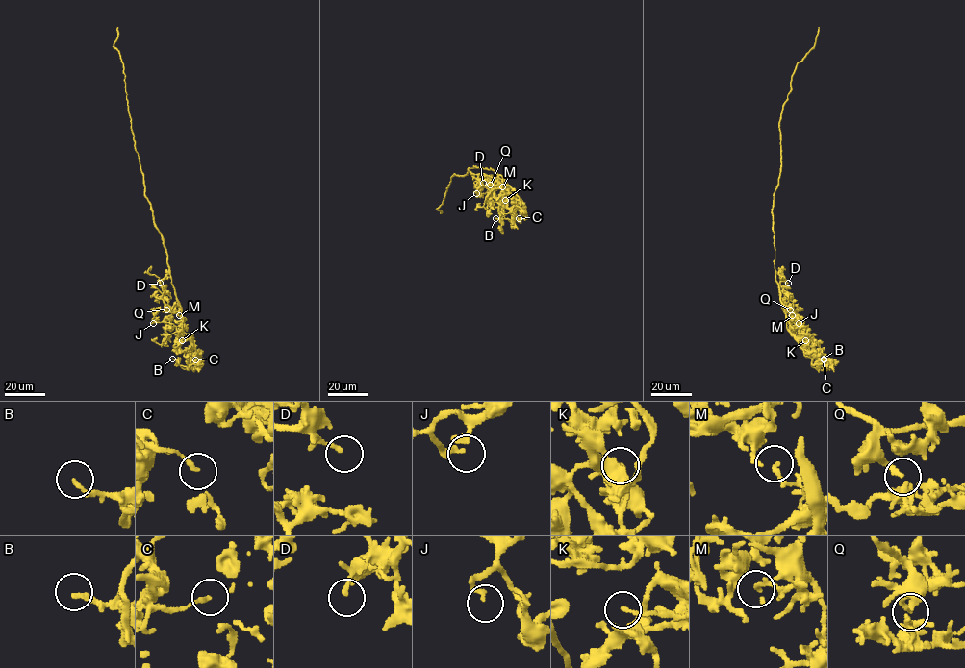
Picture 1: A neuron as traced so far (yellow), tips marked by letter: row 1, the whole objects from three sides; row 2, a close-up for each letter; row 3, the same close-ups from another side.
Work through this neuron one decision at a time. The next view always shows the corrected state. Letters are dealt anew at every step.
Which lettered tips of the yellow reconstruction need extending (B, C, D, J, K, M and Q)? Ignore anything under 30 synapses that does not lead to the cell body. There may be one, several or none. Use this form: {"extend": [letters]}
{"extend": ["J"]}

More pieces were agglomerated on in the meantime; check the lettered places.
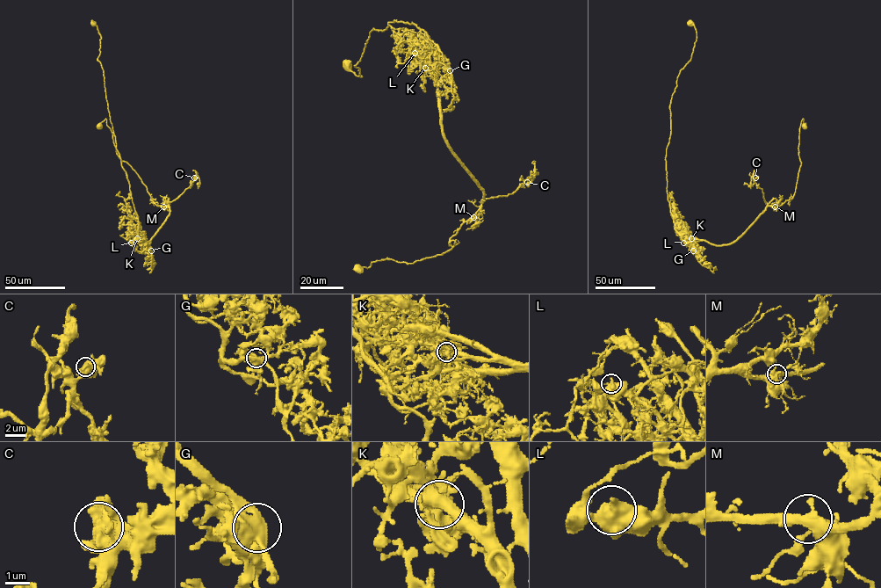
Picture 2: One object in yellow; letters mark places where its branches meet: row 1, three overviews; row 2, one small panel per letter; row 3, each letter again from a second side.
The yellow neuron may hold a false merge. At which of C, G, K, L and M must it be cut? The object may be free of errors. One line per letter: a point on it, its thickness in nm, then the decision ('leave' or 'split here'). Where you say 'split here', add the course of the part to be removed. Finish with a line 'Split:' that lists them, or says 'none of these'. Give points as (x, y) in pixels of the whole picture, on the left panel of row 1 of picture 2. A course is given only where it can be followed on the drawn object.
C: at (194, 177); 500 nm thick; leave
G: at (151, 250); 480 nm thick; leave
K: at (137, 238); 440 nm thick; split here; foreign part runs (137, 238), (146, 245), (169, 207), (150, 200), (138, 174), (119, 156), (106, 119), (97, 128)
L: at (131, 243); 440 nm thick; leave
M: at (163, 206); 360 nm thick; leave
Split: K

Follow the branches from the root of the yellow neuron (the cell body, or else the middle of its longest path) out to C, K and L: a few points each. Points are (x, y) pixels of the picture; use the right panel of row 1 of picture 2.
C: (690, 23), (695, 46), (669, 106), (666, 162), (673, 221), (687, 235), (732, 243), (767, 204), (755, 177)
K: (690, 23), (696, 39), (690, 60), (681, 70), (672, 96), (666, 162), (673, 221), (691, 238)
L: (690, 23), (696, 39), (672, 96), (666, 157), (670, 211), (679, 229), (686, 232), (683, 243)

